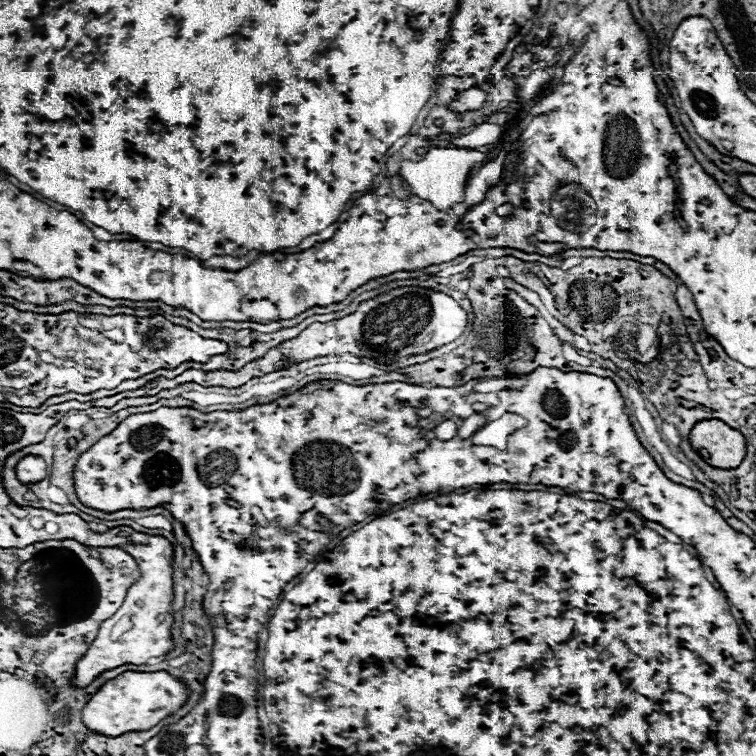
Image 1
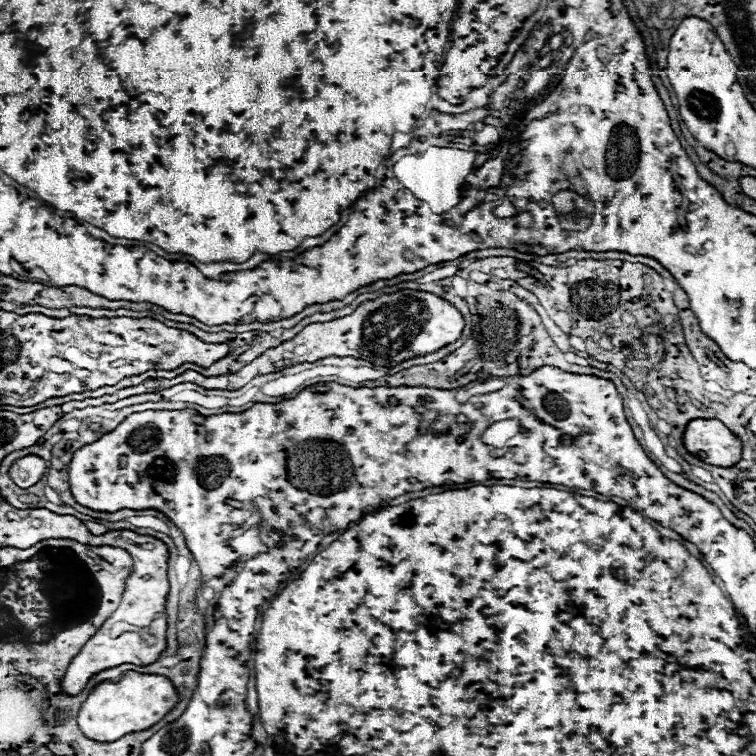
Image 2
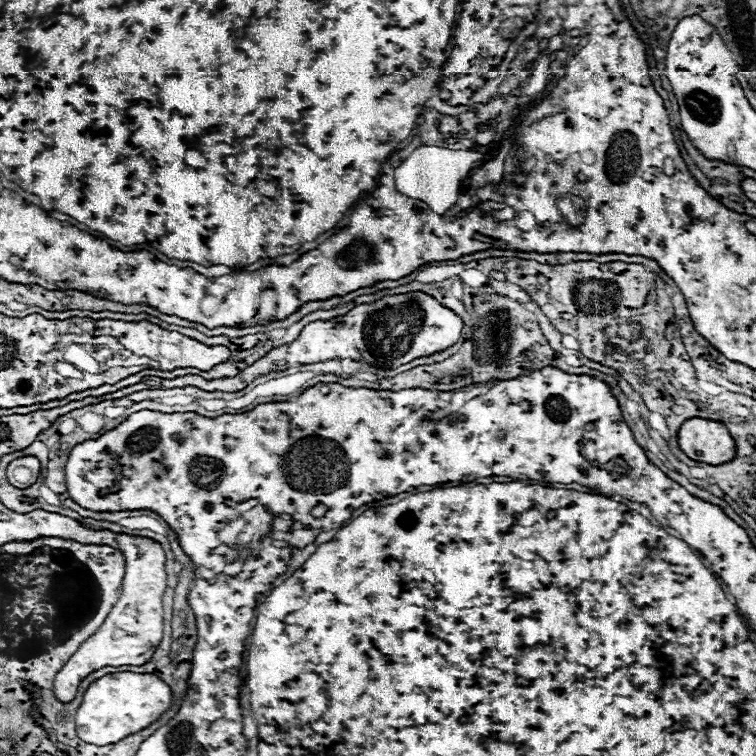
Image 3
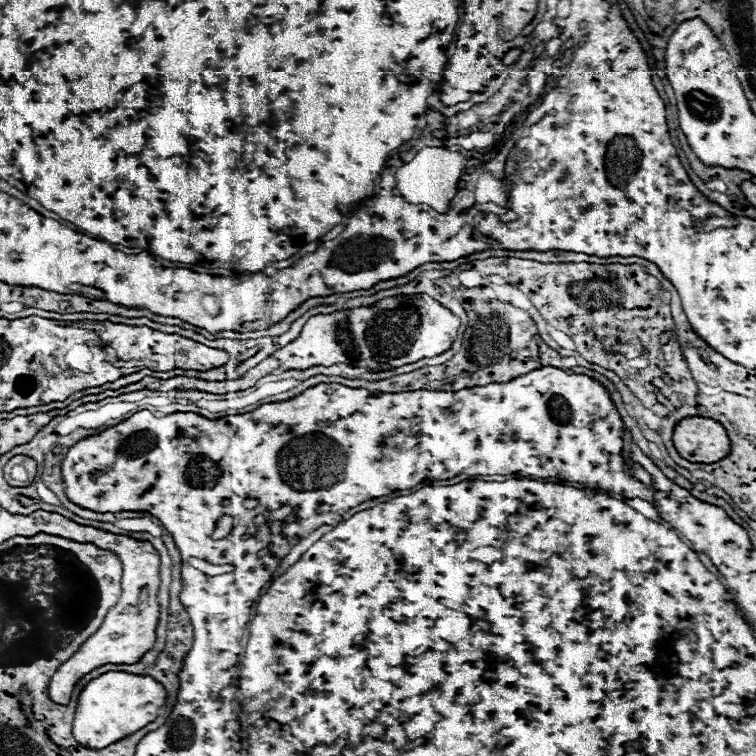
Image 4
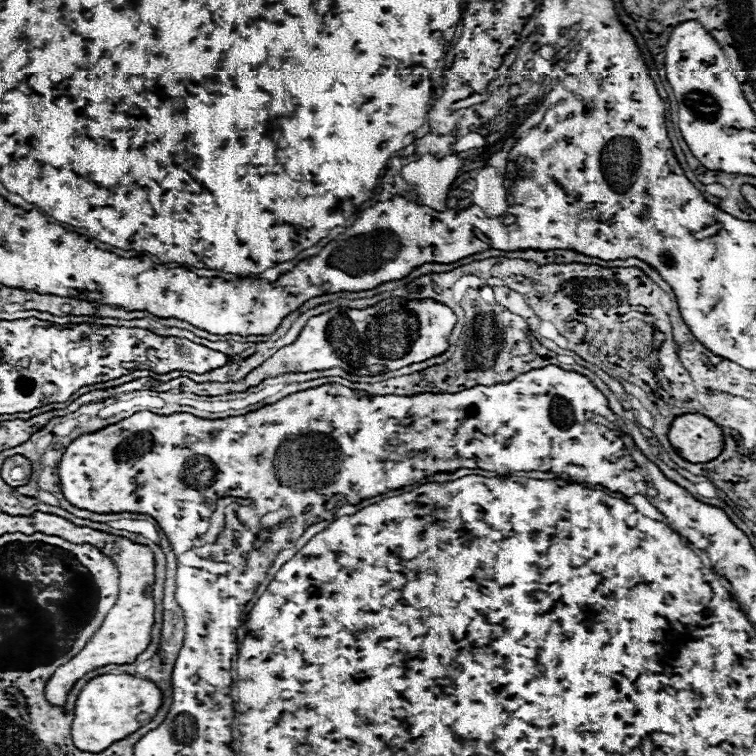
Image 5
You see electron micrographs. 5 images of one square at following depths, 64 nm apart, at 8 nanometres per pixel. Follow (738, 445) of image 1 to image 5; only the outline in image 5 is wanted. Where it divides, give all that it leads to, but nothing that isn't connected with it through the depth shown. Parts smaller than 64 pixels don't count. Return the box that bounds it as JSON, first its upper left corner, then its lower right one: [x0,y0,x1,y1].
[668,414,724,464]

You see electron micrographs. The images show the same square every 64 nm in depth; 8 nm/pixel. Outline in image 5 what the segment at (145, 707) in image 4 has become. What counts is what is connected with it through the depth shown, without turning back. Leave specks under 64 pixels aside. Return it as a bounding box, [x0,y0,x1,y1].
[72,674,162,752]

